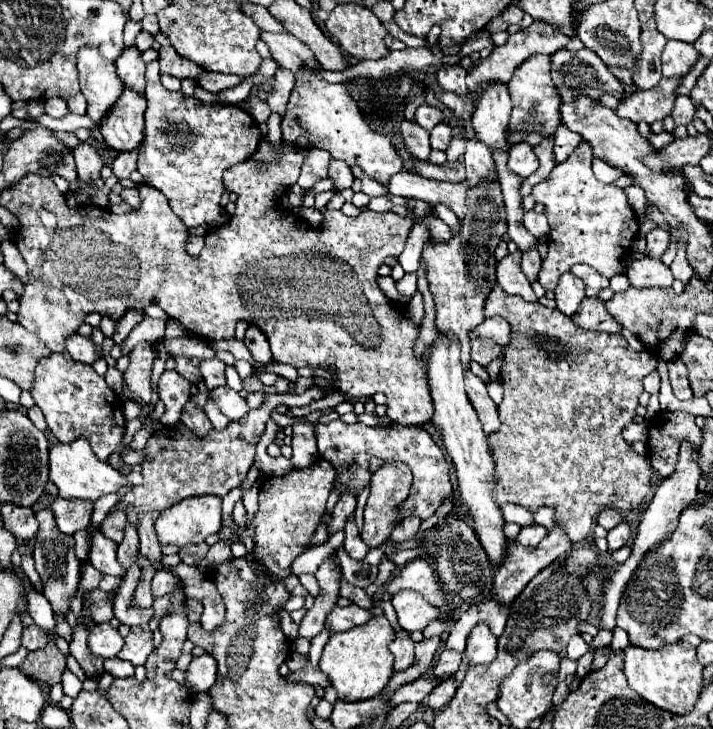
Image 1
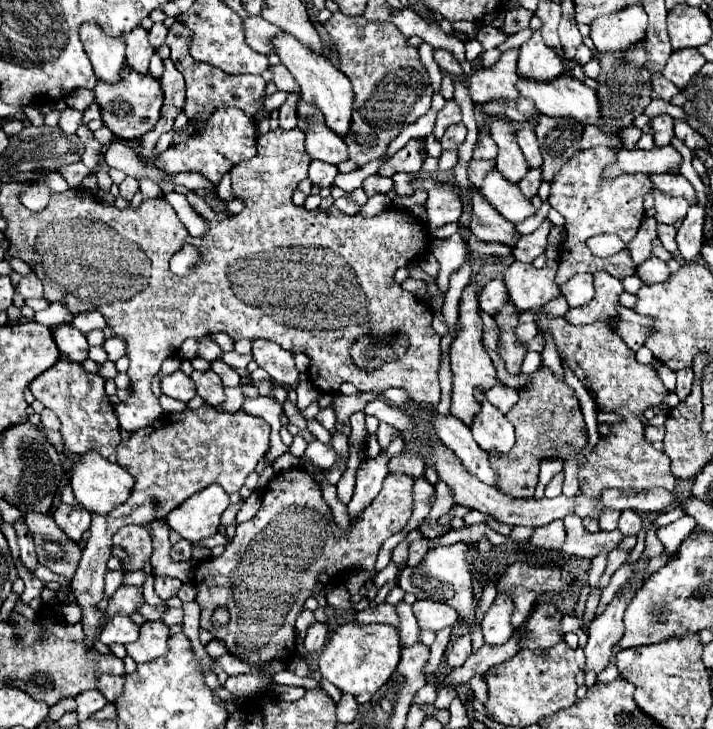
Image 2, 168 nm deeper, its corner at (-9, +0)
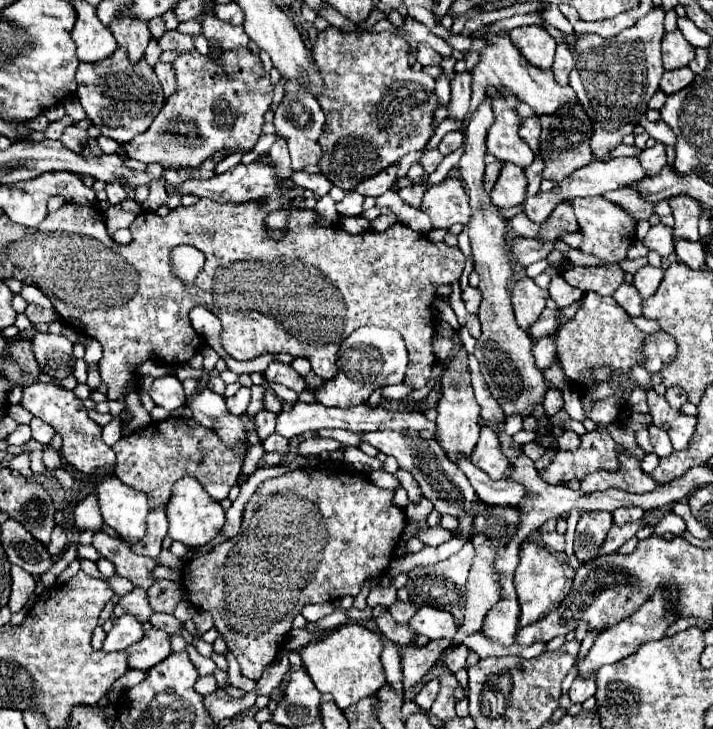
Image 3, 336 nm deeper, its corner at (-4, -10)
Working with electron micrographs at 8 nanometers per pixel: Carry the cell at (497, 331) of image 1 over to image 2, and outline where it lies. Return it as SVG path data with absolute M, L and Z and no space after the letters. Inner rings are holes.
M522 312L518 318L518 326L514 328L514 334L518 336L518 340L522 342L530 342L536 334L538 334L538 326L534 322L534 314L532 312Z

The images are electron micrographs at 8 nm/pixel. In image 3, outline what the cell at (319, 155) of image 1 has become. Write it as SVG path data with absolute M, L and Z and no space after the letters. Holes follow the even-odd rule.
M293 172L291 180L295 182L295 186L299 188L305 188L305 190L311 190L317 198L325 196L329 190L331 190L331 184L325 176L321 174L307 174L307 172Z

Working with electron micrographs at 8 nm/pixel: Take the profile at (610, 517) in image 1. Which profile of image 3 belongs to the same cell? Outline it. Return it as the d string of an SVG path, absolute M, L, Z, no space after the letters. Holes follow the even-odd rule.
M609 512L581 514L577 522L575 548L573 548L579 562L589 562L591 558L597 556L597 550L601 548L601 542L605 542L605 536L611 526L613 526L613 518Z

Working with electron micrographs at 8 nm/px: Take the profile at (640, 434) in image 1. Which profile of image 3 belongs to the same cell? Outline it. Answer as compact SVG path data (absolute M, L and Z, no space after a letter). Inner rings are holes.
M649 426L649 438L651 438L651 444L653 444L653 452L657 456L667 456L669 452L673 452L669 434L665 430L661 430L659 426Z

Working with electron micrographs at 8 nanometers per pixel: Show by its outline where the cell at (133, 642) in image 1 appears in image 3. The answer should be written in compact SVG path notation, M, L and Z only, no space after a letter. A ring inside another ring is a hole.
M149 628L141 642L129 646L129 666L137 670L149 670L161 660L165 660L171 650L171 636L163 630Z

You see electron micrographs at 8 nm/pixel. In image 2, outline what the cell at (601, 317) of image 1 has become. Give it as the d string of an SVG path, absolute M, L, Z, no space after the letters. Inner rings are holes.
M618 304L618 328L614 328L614 332L628 344L628 348L636 352L644 344L650 326L652 320L648 316L636 314L634 310L628 310Z

